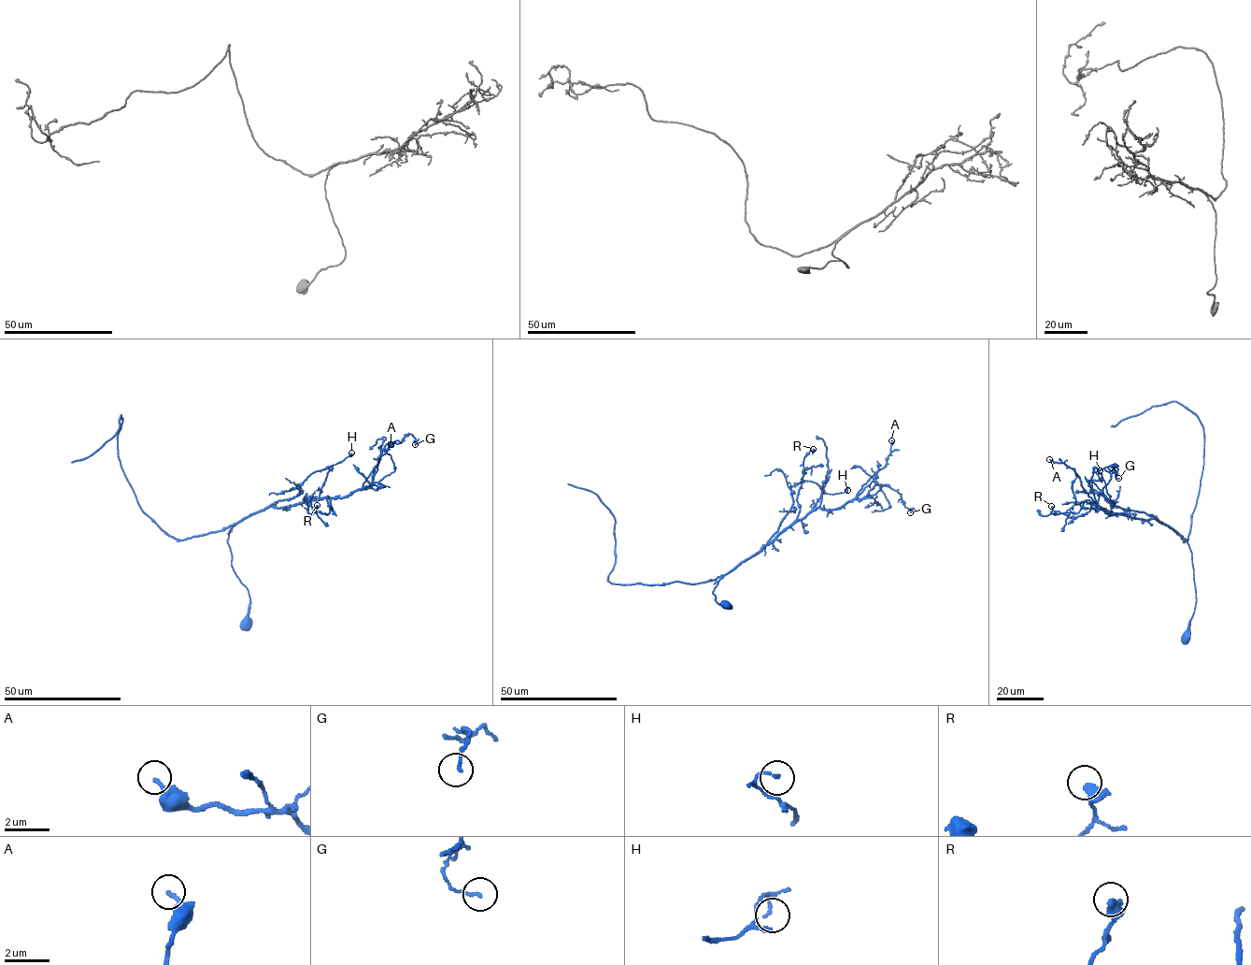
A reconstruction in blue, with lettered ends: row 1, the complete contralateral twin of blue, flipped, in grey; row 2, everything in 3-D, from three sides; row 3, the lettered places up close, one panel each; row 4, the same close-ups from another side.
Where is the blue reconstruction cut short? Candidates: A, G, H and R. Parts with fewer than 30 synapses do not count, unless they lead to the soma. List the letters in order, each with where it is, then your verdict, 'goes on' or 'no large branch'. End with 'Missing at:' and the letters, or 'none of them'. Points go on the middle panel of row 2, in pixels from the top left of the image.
A: place (891, 440); no large branch
G: place (910, 512); no large branch
H: place (847, 490); no large branch
R: place (813, 449); no large branch
Missing at: none of them

